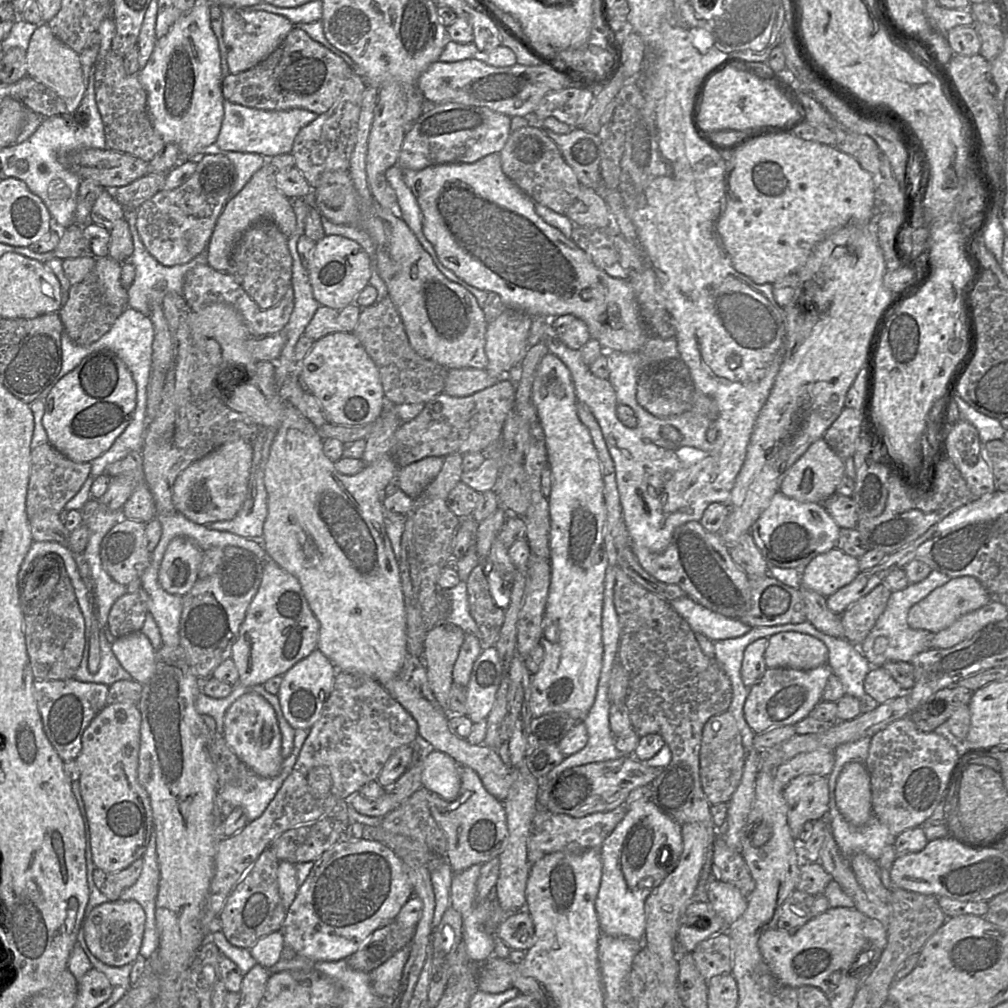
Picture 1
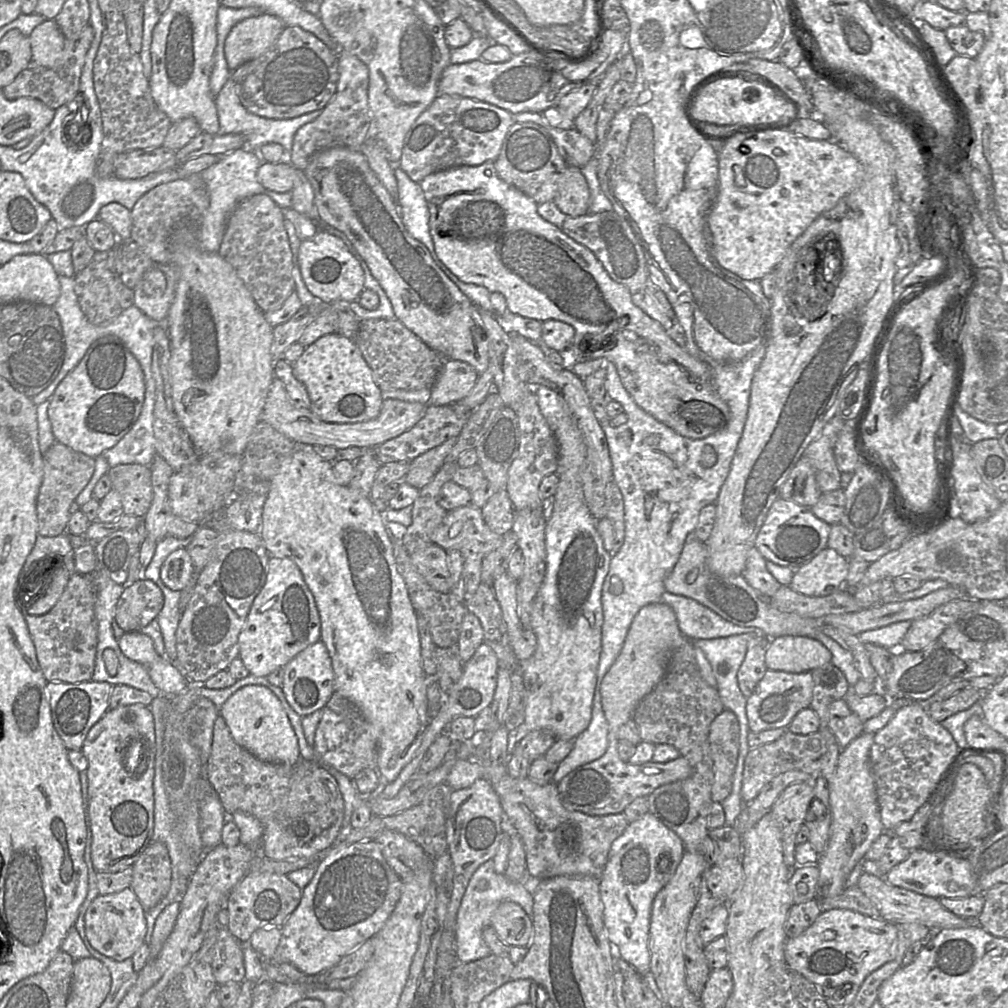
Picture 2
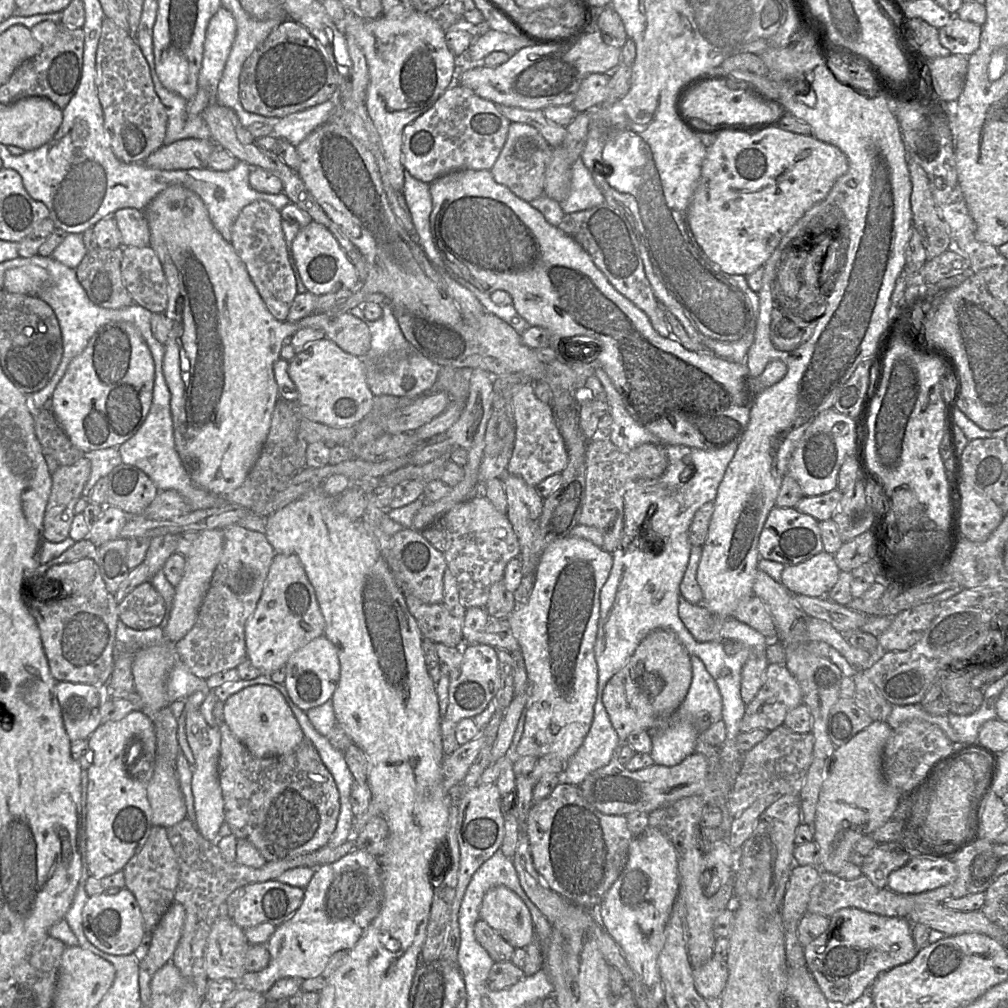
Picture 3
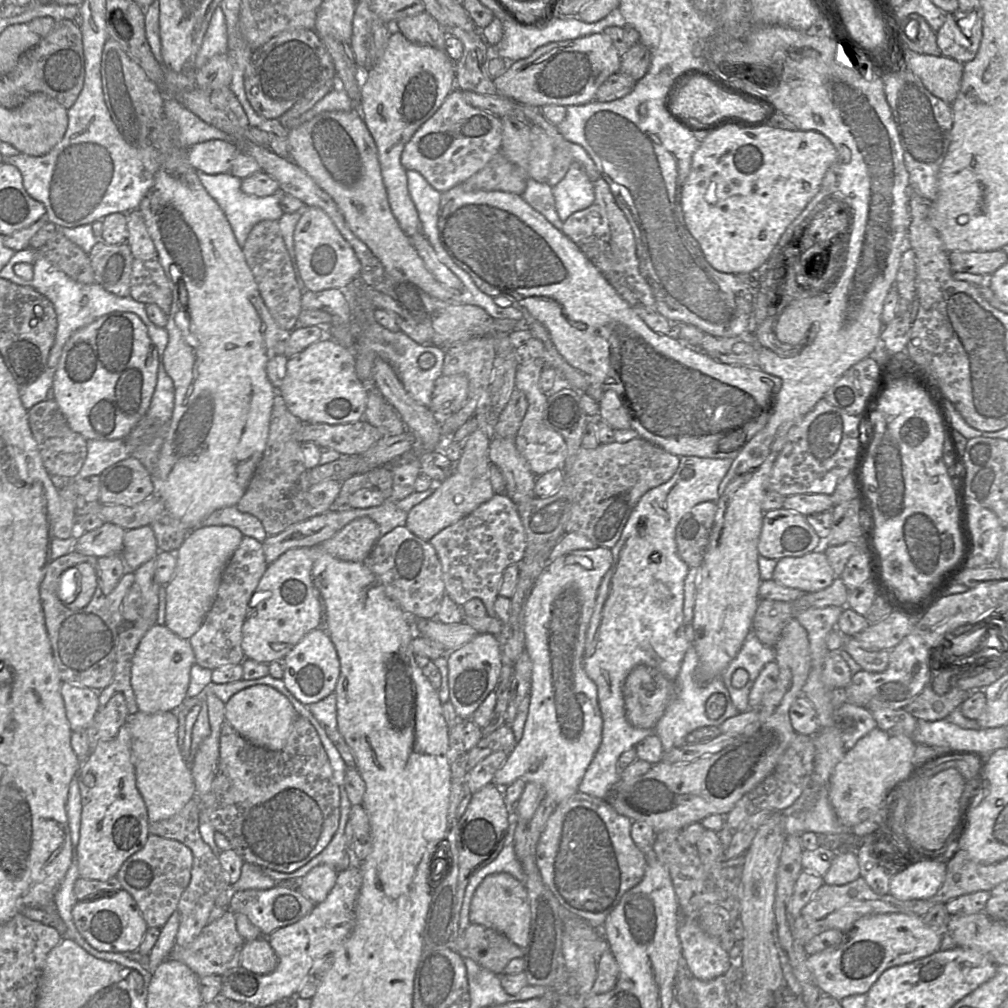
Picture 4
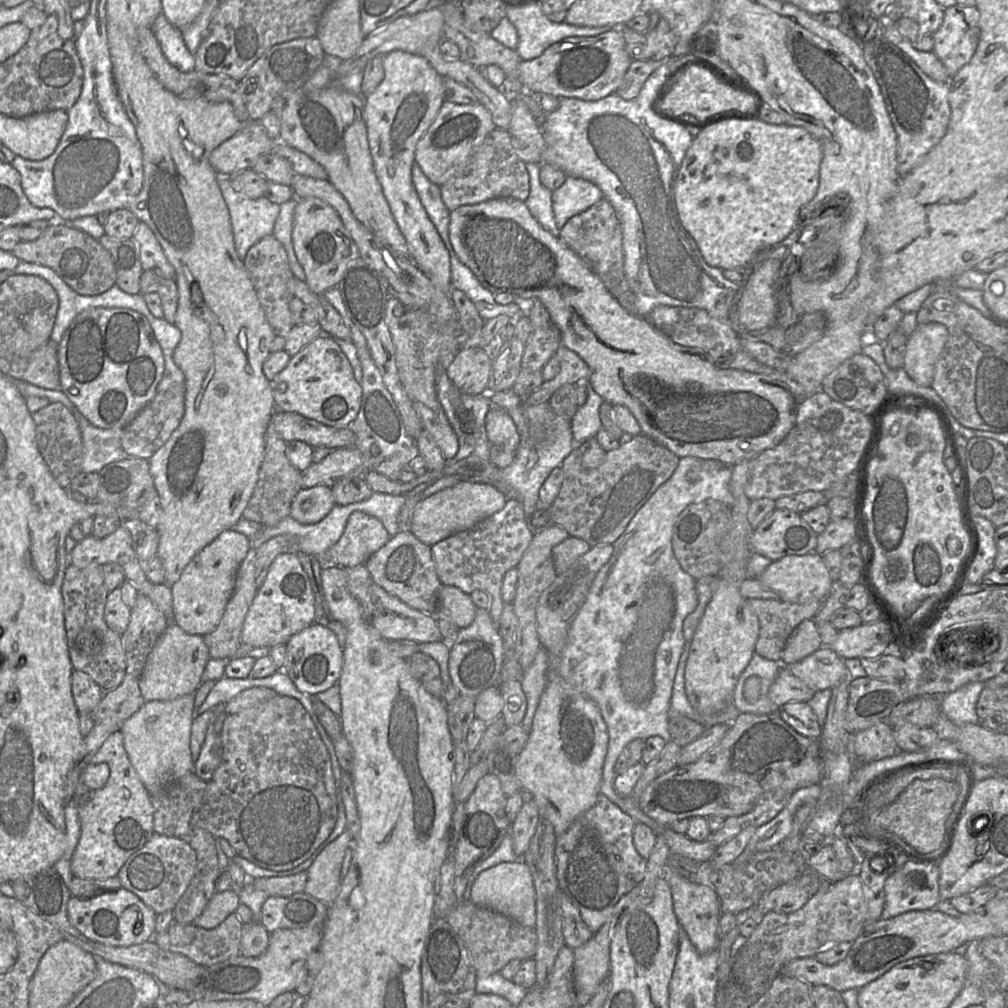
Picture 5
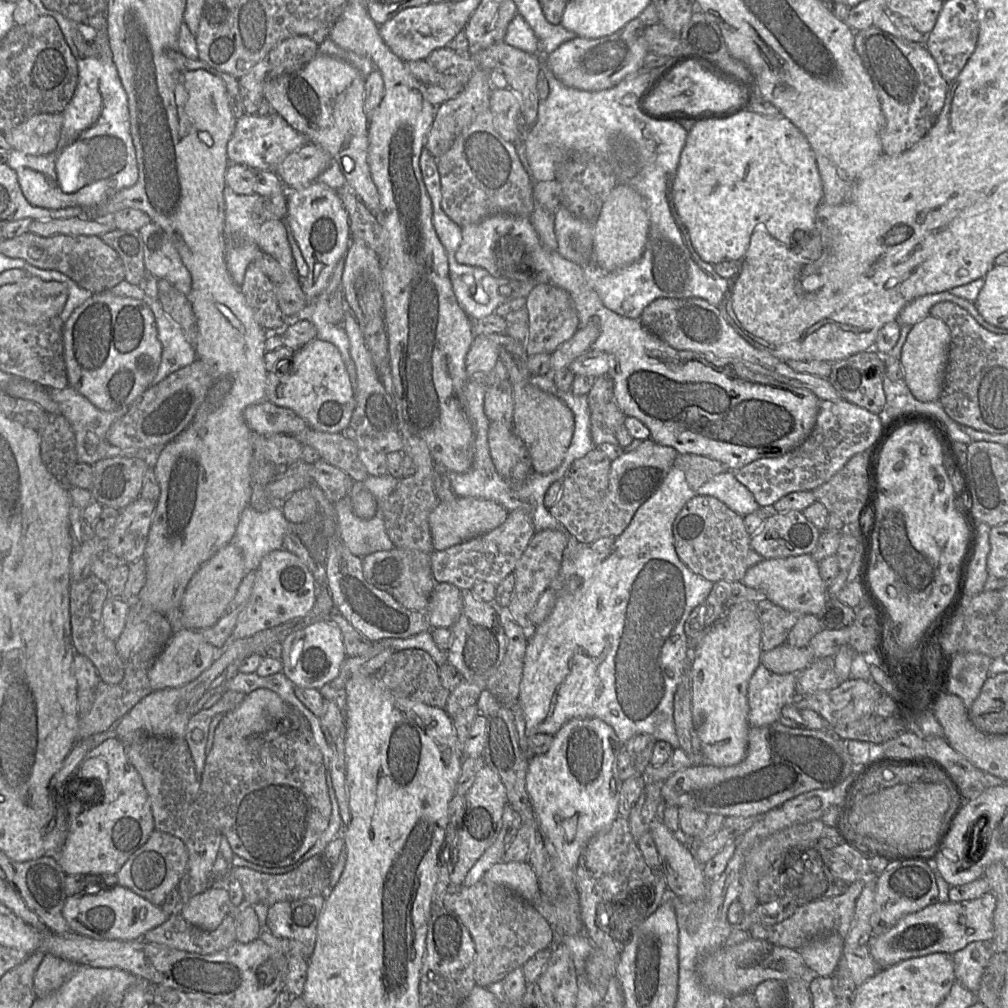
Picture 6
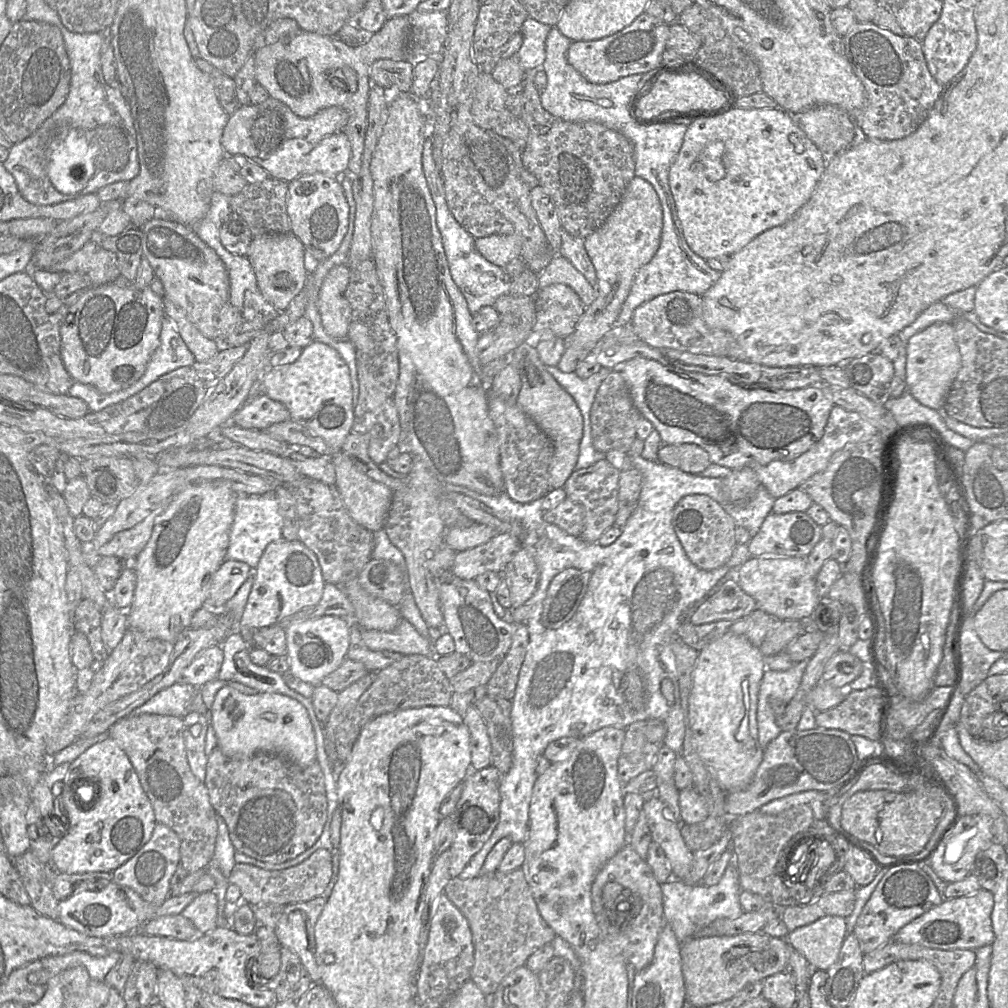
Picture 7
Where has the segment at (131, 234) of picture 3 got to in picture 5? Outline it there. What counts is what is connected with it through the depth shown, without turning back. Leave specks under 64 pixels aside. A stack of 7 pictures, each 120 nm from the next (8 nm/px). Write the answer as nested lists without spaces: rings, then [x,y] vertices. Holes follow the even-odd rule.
[[[140,221],[133,234],[139,246],[140,262],[143,270],[159,268],[163,276],[174,279],[175,270],[167,260],[163,249],[149,226]]]

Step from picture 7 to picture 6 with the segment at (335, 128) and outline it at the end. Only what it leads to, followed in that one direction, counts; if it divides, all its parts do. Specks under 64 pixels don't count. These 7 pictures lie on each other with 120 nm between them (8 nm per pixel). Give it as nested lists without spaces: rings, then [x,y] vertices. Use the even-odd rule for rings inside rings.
[[[277,113],[267,116],[246,114],[236,121],[233,135],[227,144],[227,157],[231,164],[248,166],[252,170],[276,172],[277,167],[291,152],[307,143],[306,137]]]

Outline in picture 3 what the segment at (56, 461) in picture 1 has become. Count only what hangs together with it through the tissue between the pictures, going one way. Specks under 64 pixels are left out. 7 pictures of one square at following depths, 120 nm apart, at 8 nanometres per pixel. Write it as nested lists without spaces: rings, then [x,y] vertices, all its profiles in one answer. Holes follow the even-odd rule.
[[[86,456],[68,466],[58,466],[51,474],[51,491],[43,519],[43,539],[52,543],[64,541],[69,531],[74,507],[91,471],[91,463]]]

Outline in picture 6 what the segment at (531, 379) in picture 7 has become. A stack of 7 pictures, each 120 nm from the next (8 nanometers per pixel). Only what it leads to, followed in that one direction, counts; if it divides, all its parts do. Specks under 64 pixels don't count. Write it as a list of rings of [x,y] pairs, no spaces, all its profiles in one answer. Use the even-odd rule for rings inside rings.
[[[507,333],[486,334],[496,343],[499,359],[505,365],[514,393],[513,429],[524,442],[532,461],[533,471],[546,474],[557,469],[564,460],[574,433],[575,421],[571,409],[553,394],[545,392],[531,383],[527,361],[528,354],[523,345]]]

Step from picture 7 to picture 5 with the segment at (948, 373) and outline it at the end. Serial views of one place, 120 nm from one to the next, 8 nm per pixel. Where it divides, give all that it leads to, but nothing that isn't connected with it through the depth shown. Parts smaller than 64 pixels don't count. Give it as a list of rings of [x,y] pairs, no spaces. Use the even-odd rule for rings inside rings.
[[[940,323],[918,324],[908,338],[903,368],[917,384],[931,387],[935,365],[948,340],[948,330]]]

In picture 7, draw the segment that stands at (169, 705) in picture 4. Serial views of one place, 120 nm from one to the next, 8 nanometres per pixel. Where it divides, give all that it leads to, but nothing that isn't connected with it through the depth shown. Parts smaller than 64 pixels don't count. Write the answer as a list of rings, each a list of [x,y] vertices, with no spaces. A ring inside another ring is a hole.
[[[221,645],[206,648],[183,670],[180,681],[201,688],[208,681],[217,678],[223,658]]]

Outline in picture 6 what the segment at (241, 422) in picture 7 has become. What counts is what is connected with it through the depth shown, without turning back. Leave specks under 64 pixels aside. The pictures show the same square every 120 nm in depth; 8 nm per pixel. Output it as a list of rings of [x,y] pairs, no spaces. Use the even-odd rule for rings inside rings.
[[[268,399],[247,406],[243,418],[253,433],[260,435],[288,434],[295,436],[310,427],[293,410],[275,405]]]

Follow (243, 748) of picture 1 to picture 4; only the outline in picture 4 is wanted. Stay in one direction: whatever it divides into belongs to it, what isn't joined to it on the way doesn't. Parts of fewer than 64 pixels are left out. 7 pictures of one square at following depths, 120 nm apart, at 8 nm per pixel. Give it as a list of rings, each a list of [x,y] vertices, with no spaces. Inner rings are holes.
[[[257,684],[241,689],[224,703],[225,721],[252,744],[272,751],[285,746],[297,715],[289,700],[269,685]]]

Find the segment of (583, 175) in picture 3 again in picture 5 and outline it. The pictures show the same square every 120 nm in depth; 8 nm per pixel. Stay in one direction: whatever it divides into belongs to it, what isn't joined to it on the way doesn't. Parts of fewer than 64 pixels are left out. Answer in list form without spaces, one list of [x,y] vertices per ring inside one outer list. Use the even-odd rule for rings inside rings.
[[[568,176],[565,182],[552,192],[552,208],[558,229],[562,229],[573,216],[580,214],[604,198],[602,190],[593,182]]]

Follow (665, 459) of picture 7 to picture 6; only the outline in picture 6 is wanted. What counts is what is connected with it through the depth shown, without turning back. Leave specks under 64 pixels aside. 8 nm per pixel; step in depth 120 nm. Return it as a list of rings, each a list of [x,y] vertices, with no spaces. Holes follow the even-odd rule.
[[[679,454],[674,460],[674,467],[681,469],[690,488],[701,487],[712,477],[730,471],[722,462],[696,454]]]

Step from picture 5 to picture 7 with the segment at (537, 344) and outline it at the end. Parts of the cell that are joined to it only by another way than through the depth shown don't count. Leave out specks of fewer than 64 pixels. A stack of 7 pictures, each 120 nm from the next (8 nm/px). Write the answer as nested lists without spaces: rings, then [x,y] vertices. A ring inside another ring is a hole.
[[[551,284],[537,291],[535,324],[529,335],[533,343],[553,336],[567,339],[586,311],[578,294],[564,284]]]

